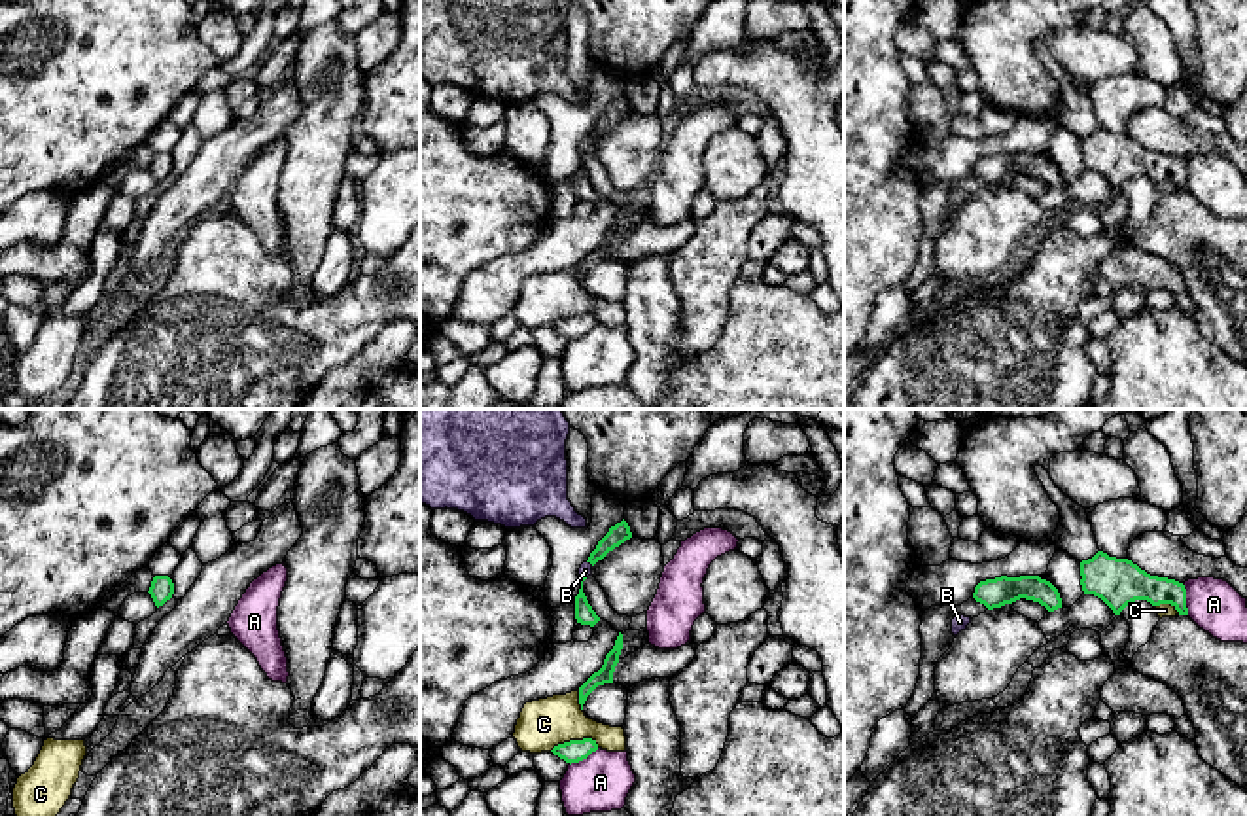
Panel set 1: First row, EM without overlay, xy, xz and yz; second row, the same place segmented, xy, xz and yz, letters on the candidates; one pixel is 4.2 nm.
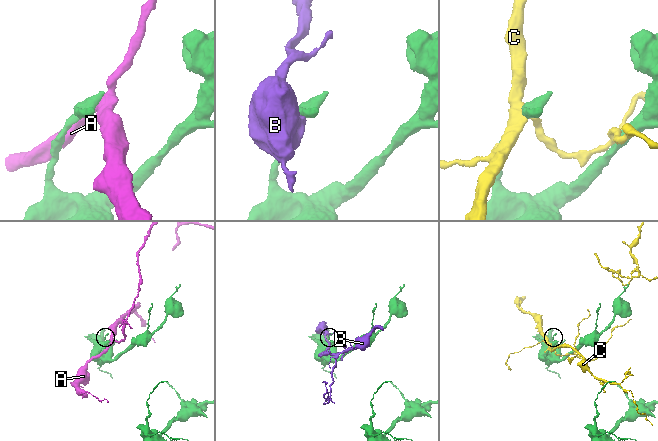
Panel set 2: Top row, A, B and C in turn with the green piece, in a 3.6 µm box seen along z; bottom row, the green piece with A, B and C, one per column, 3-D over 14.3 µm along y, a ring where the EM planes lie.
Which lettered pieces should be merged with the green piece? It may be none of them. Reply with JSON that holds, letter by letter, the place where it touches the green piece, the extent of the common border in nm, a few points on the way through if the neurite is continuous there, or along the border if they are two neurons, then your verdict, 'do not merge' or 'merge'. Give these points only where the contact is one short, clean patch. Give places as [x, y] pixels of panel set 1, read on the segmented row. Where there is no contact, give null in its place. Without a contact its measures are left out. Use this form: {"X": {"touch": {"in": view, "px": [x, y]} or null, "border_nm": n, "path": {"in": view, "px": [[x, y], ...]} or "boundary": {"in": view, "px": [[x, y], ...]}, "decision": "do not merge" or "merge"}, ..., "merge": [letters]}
{"A": {"touch": {"in": "yz", "px": [1185, 599]}, "border_nm": 140, "decision": "do not merge"}, "B": {"touch": {"in": "xz", "px": [591, 563]}, "border_nm": 40, "boundary": {"in": "xz", "px": [[587, 561], [593, 565]]}, "decision": "do not merge"}, "C": {"touch": {"in": "xz", "px": [574, 741]}, "border_nm": 220, "decision": "do not merge"}, "merge": []}

